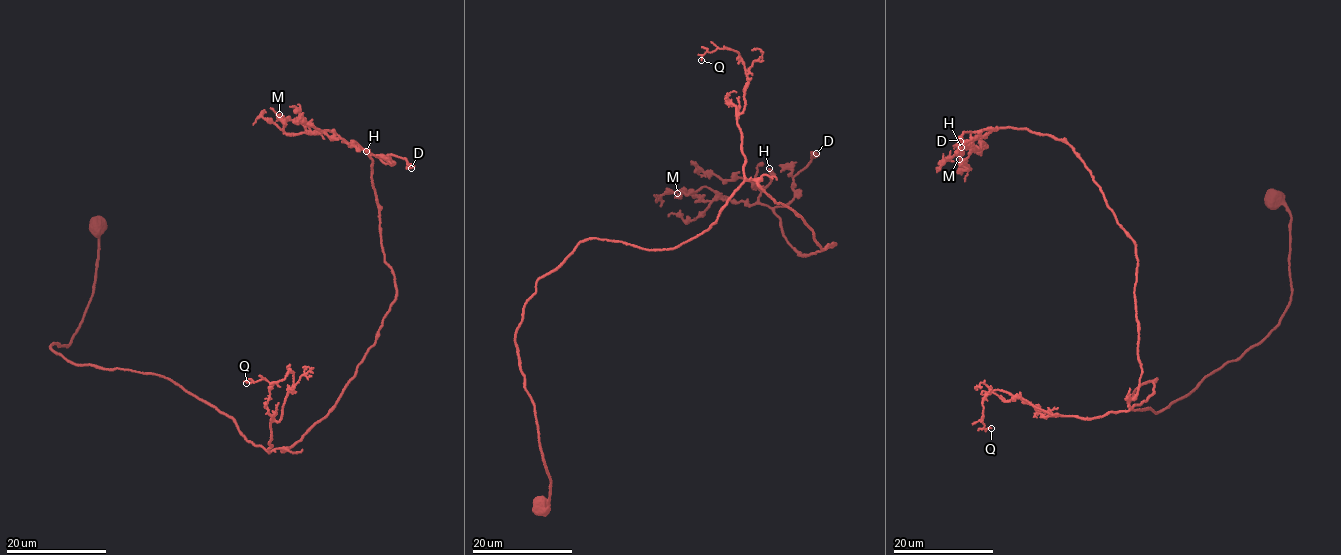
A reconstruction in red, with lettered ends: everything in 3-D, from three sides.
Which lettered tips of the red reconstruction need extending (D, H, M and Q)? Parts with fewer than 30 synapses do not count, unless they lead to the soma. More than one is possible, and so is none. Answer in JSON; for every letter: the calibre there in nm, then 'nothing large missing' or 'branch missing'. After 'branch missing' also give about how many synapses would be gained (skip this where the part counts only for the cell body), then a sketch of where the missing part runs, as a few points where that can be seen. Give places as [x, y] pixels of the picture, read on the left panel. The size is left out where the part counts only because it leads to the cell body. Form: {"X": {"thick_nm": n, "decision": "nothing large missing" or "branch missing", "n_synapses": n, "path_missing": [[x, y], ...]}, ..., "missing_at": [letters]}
{"D": {"thick_nm": 650, "decision": "nothing large missing"}, "H": {"thick_nm": 300, "decision": "nothing large missing"}, "M": {"thick_nm": 200, "decision": "nothing large missing"}, "Q": {"thick_nm": 110, "decision": "nothing large missing"}, "missing_at": []}

